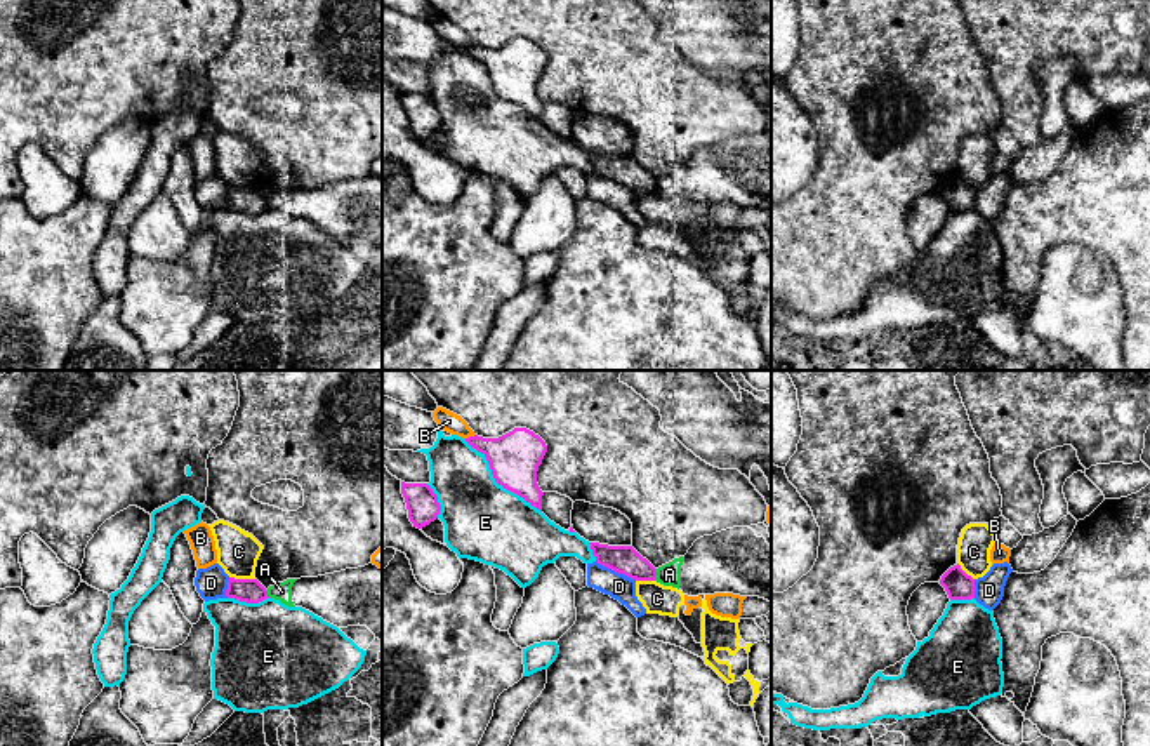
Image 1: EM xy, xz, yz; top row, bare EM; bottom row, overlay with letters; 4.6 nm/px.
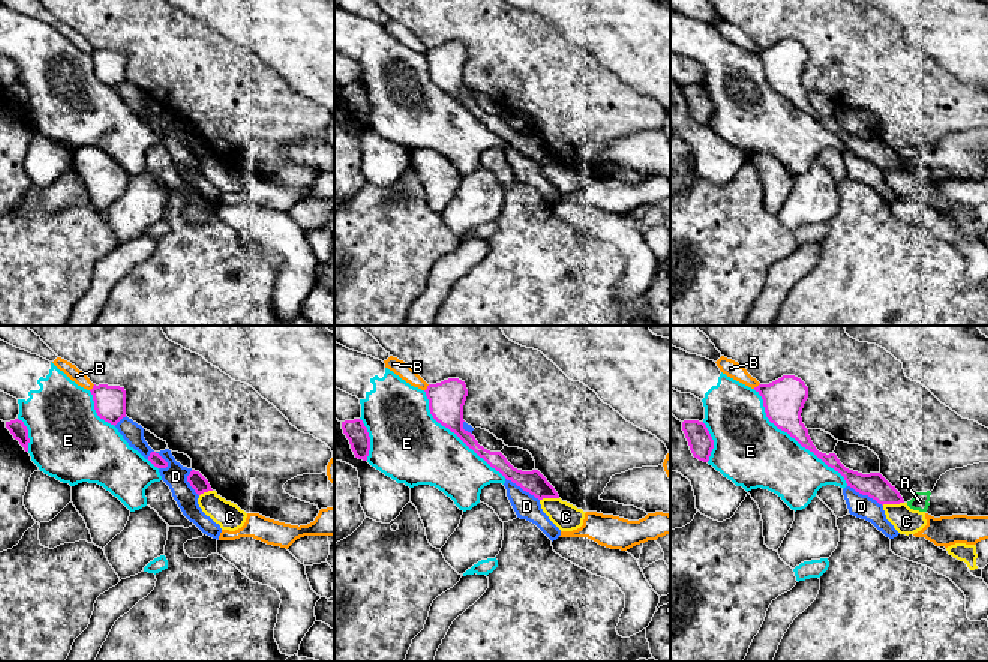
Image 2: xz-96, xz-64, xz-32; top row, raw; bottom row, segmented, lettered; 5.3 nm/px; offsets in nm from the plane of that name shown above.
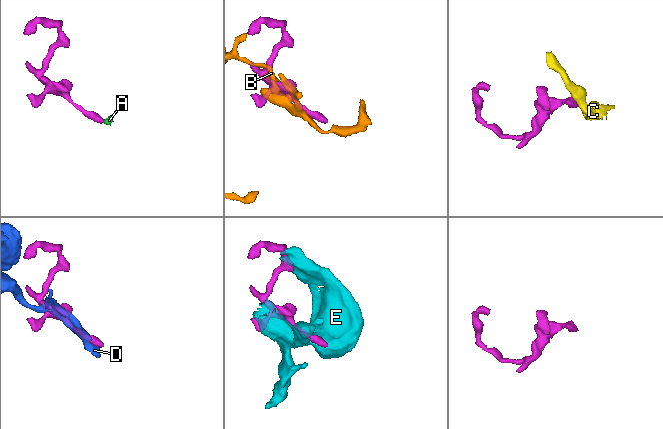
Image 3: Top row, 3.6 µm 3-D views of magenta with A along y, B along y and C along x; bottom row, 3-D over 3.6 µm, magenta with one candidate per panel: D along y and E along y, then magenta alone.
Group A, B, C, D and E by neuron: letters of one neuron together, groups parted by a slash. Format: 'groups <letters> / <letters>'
groups A C / B / D / E

